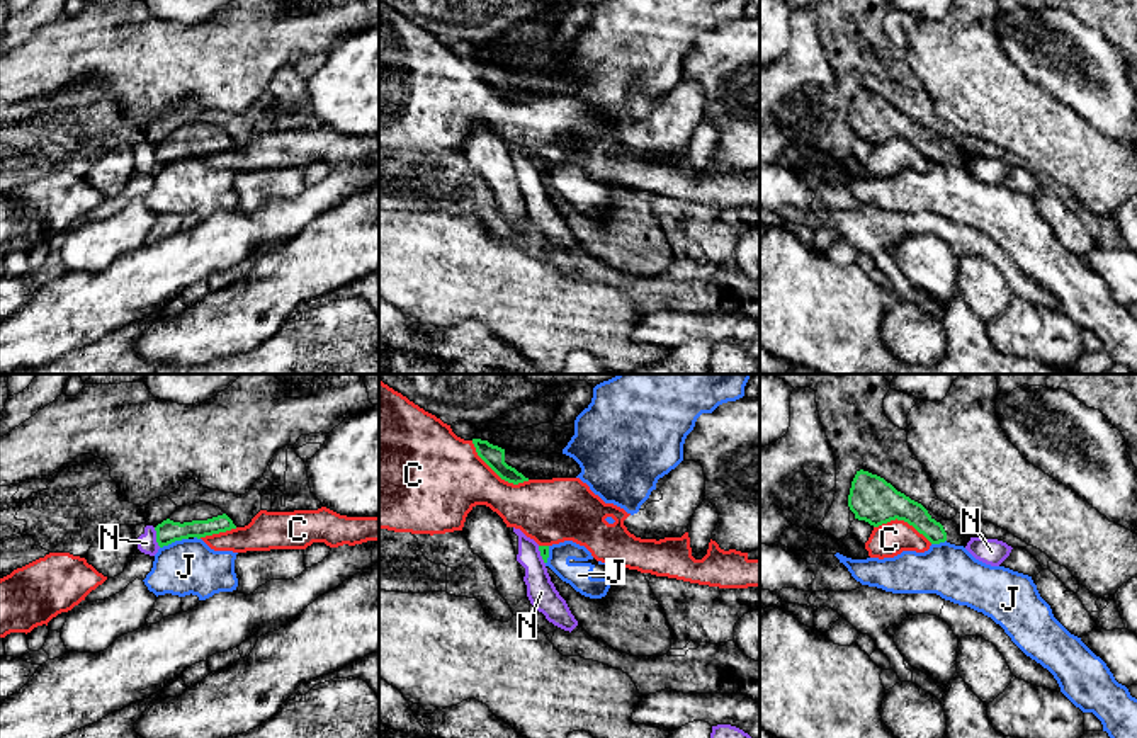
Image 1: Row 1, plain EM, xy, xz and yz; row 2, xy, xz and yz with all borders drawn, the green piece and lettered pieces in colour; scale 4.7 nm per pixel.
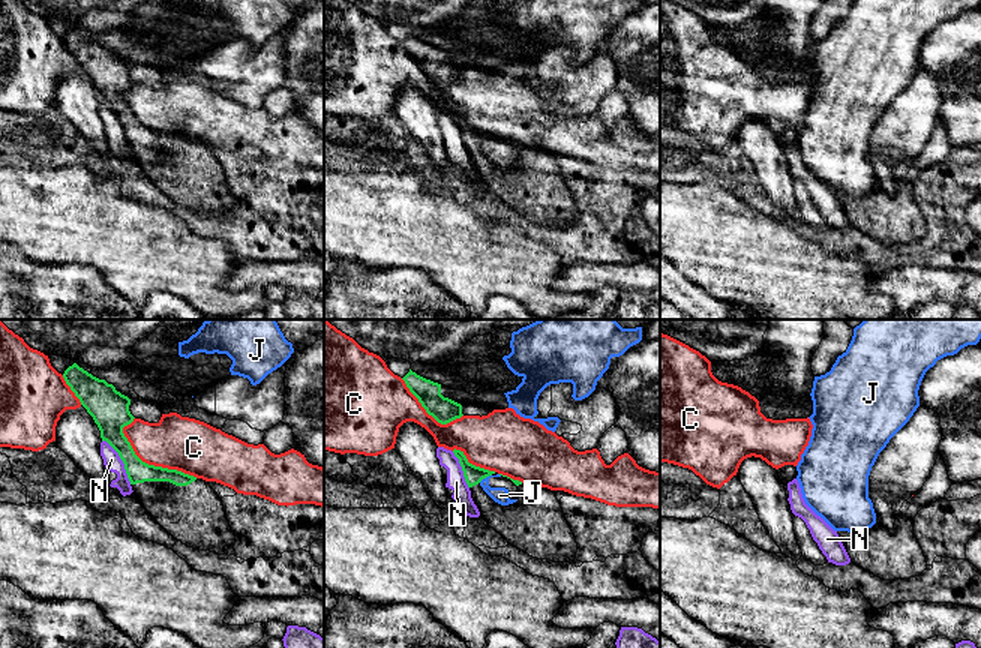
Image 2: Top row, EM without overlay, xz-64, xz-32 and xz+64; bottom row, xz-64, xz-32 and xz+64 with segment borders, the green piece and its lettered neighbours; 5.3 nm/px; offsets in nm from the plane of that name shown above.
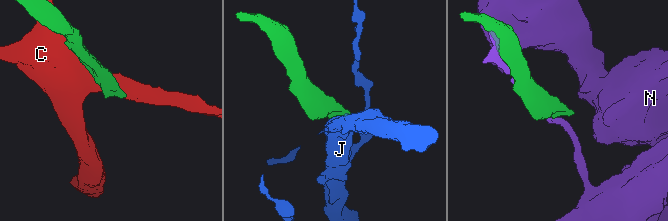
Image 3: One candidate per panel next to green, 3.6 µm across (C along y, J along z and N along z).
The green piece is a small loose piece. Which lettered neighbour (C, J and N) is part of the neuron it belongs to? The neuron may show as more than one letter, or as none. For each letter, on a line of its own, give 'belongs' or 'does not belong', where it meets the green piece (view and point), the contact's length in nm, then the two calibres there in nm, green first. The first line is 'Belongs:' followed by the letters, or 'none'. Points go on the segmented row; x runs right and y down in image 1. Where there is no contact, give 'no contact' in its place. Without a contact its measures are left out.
Belongs: none
C: does not belong; meets green in xz at (497, 473); contact 340 nm long; 100 nm thick on the green side, 380 nm on the other
J: does not belong; meets green in xy at (174, 541); contact 140 nm long; 110 nm thick on the green side, 260 nm on the other
N: does not belong; meets green in xy at (157, 538); contact 100 nm long; 110 nm thick on the green side, 100 nm on the other

